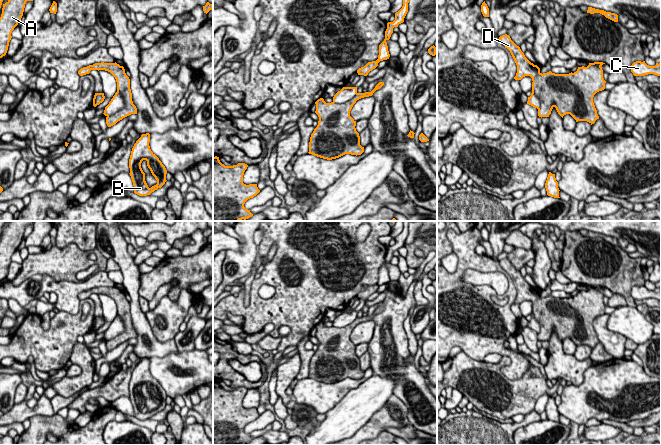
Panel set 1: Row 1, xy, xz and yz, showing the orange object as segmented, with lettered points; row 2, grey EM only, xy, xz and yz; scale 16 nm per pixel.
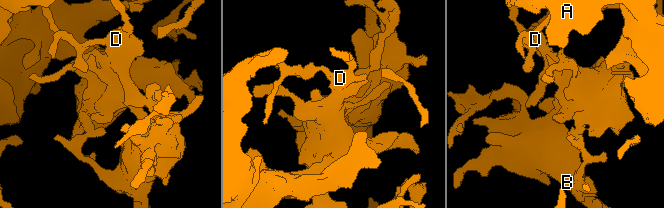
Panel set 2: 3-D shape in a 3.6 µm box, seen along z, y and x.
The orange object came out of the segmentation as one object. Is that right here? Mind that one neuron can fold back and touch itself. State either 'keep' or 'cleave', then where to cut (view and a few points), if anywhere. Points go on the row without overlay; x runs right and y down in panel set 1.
keep; cut none

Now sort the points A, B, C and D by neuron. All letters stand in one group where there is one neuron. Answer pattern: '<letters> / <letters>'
A B C D

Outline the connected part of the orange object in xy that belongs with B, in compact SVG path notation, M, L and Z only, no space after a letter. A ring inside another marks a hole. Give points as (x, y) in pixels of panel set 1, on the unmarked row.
M142 358L134 368L129 383L129 398L133 406L134 417L139 420L150 419L158 412L161 412L167 405L167 394L159 382L151 375L149 366L150 358ZM143 384L147 385L148 392L157 404L157 408L151 412L148 411L145 405L145 397L141 392L141 387Z

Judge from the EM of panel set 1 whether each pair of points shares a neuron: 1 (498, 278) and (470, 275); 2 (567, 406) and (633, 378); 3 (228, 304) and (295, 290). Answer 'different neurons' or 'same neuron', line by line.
1: same neuron
2: same neuron
3: same neuron

